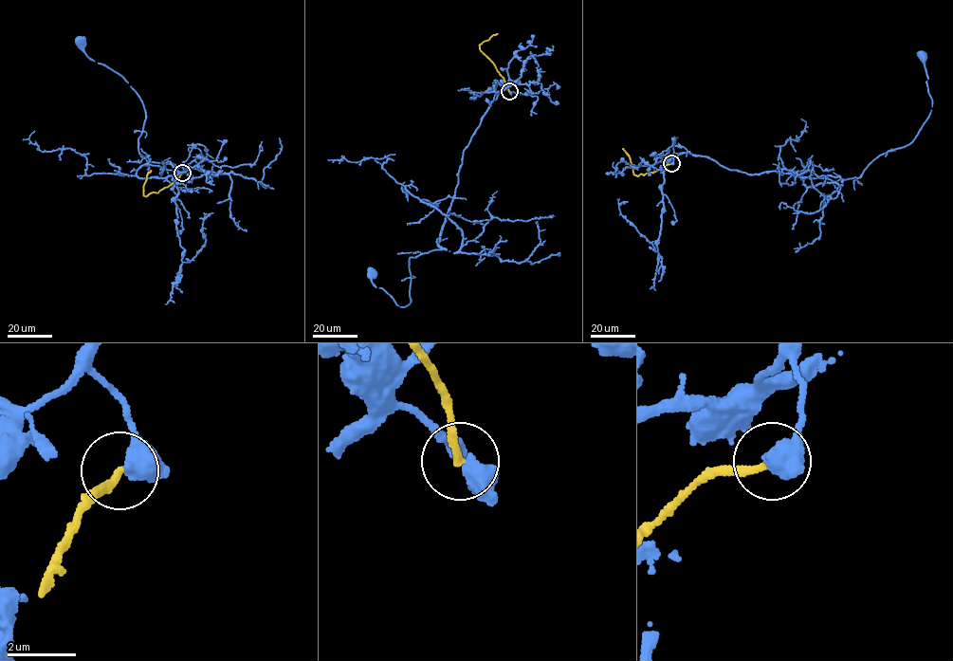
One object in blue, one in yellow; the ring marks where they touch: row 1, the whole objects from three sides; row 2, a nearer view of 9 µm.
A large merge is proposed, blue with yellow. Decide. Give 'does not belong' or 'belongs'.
does not belong

